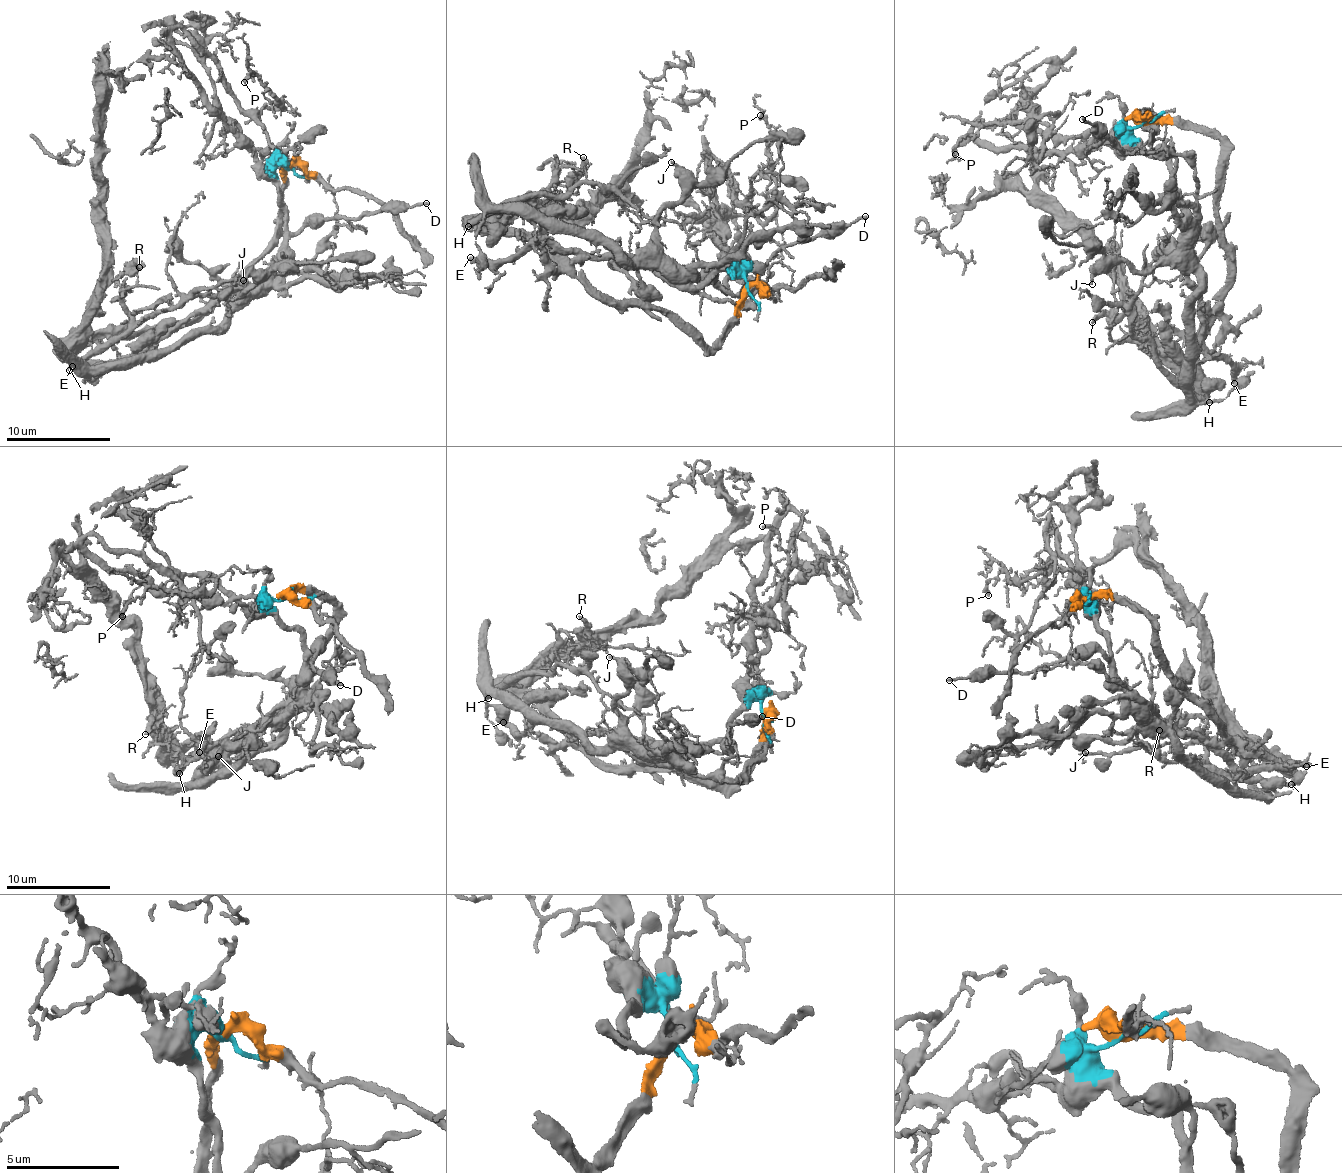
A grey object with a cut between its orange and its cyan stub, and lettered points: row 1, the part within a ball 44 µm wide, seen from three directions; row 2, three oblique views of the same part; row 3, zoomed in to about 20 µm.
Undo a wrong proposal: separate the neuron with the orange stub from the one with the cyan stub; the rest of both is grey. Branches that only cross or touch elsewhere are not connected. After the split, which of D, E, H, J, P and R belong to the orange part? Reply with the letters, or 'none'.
R

